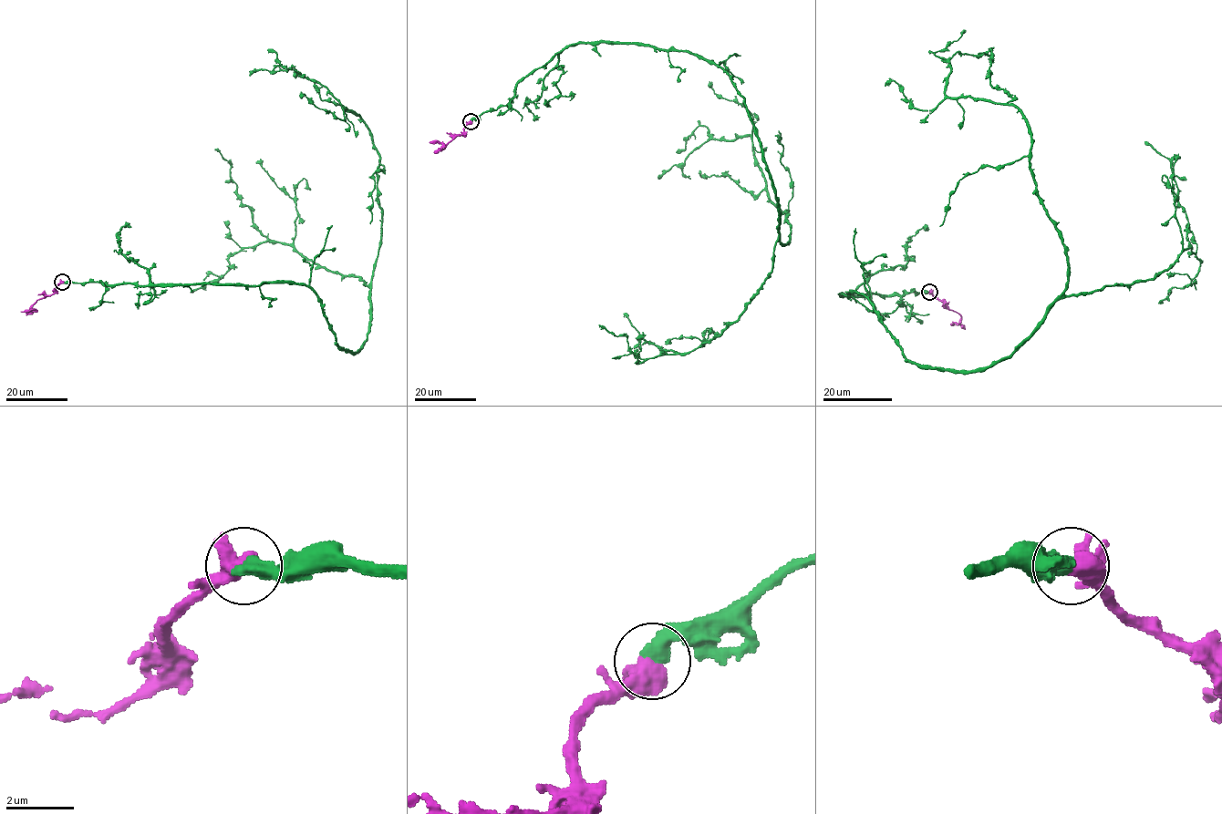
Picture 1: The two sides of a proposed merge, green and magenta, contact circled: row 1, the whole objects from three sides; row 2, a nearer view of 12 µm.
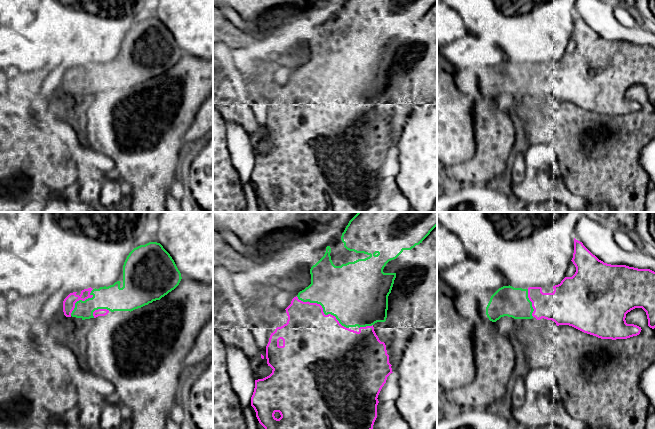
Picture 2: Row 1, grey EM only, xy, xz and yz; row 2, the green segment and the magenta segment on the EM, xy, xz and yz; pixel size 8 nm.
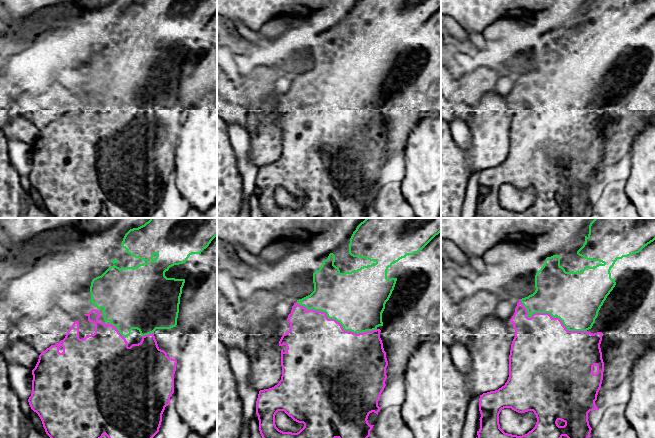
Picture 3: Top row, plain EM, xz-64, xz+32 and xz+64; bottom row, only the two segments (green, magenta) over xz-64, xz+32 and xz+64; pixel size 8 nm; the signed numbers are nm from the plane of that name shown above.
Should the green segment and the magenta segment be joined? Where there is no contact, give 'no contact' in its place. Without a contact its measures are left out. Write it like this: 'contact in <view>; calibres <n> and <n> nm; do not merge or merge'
contact in xz; calibres 460 and 480 nm; merge

